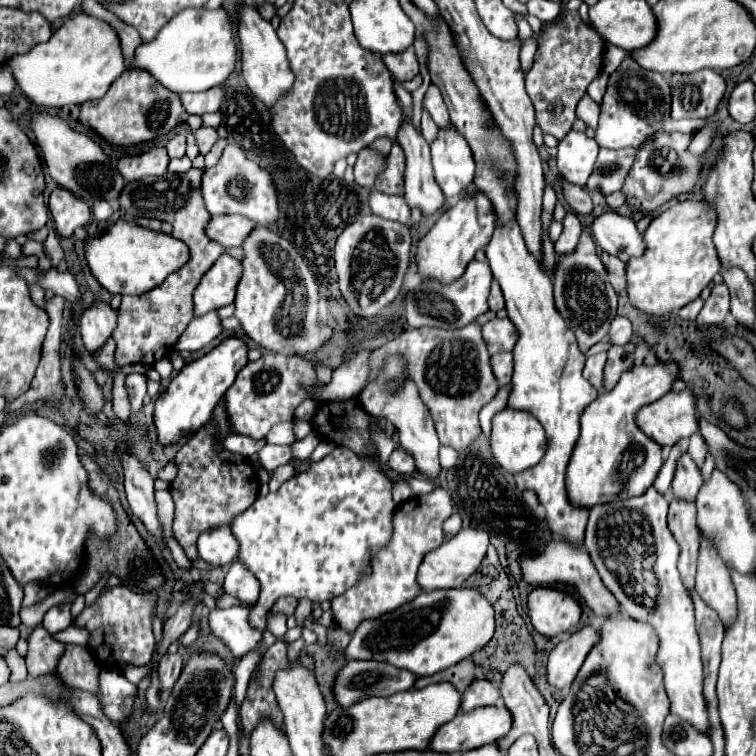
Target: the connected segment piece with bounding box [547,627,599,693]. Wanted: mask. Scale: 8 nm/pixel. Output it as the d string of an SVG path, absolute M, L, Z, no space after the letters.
M583 627L577 633L571 633L569 639L559 641L549 653L547 663L547 683L561 693L567 693L579 667L583 665L589 649L597 643L599 635L593 627Z

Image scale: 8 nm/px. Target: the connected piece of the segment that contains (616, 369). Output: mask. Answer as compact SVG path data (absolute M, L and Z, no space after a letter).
M627 343L623 347L611 347L607 351L607 365L603 369L603 389L601 391L611 391L617 381L619 381L619 375L623 371L627 371L629 367L633 367L633 351L635 351L635 345L633 343Z

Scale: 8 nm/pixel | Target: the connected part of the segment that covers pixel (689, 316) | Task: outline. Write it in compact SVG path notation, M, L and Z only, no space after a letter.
M695 299L689 305L685 305L685 307L679 309L679 317L687 319L687 321L695 321L697 315L699 315L699 311L701 311L701 307L703 307L703 299Z

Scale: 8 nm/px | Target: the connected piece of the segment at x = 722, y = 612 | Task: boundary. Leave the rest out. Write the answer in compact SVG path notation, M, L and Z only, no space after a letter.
M701 537L701 551L697 561L697 595L717 611L723 627L727 629L737 613L737 597L735 587L731 585L731 575L717 551L711 547L707 539Z

